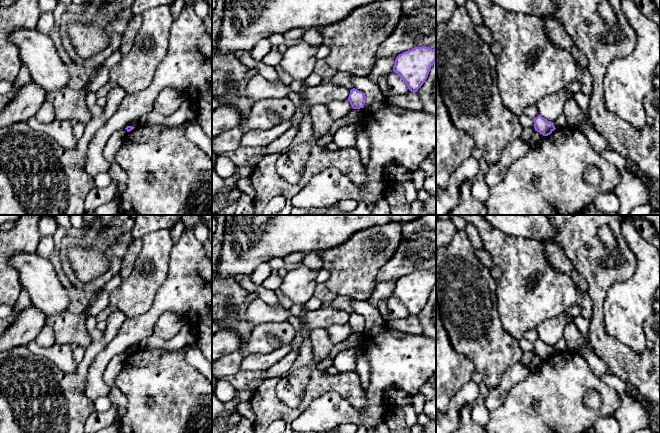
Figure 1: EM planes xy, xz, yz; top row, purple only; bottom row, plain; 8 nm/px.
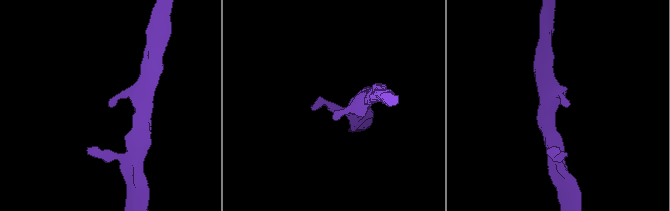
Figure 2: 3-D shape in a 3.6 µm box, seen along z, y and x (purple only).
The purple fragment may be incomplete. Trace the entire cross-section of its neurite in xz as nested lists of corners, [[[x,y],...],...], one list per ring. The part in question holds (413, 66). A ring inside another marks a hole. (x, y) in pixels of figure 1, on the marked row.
[[[415,47],[399,54],[393,71],[405,82],[411,92],[417,92],[428,77],[436,61],[436,50],[430,47]]]

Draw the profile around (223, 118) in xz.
[[[220,105],[212,111],[212,138],[241,123],[241,114],[236,108]]]

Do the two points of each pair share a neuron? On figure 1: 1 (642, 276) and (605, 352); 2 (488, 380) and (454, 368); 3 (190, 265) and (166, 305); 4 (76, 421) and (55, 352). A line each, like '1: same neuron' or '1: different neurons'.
1: different neurons
2: different neurons
3: same neuron
4: different neurons

